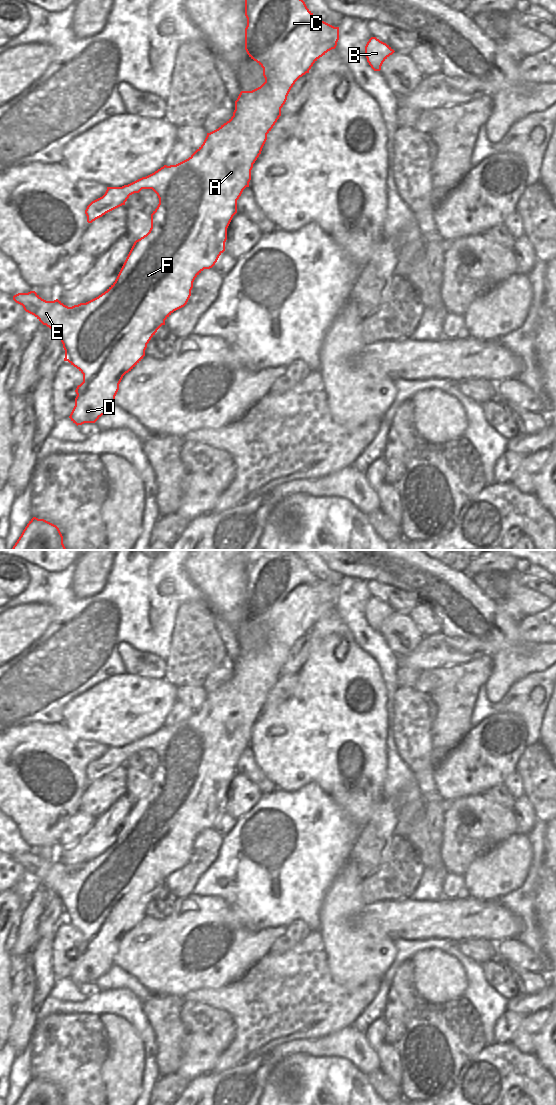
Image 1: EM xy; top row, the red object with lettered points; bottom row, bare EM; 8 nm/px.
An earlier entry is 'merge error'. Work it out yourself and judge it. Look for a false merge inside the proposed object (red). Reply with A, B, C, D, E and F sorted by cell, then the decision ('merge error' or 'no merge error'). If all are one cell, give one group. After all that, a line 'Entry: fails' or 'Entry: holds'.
A B C D E F | no merge error
Entry: fails

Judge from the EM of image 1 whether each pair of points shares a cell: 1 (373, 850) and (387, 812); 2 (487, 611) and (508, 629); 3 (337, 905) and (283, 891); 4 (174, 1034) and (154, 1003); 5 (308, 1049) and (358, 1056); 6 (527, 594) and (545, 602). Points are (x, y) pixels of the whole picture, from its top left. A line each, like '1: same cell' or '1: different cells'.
1: same cell
2: same cell
3: different cells
4: same cell
5: same cell
6: same cell

